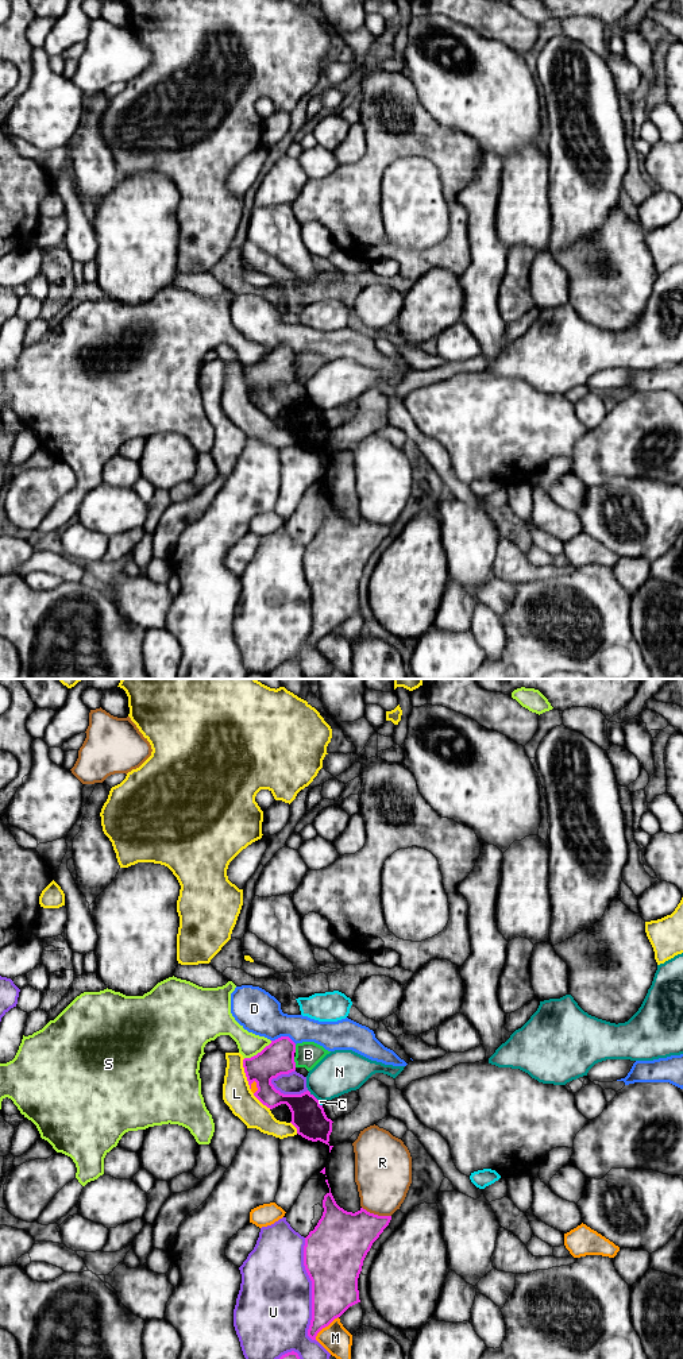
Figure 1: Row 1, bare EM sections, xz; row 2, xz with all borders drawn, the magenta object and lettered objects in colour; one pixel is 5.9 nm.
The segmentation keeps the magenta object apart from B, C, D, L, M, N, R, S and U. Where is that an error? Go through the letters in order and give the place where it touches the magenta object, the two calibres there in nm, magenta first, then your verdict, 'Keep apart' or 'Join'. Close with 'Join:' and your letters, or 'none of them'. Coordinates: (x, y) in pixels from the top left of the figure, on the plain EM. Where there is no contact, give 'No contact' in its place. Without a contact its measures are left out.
B: Touches magenta at xz (294, 371). Thickness 200 nm (magenta) against 160 nm. Keep apart
C: Touches magenta at xz (319, 413). Thickness 200 nm (magenta) against 20 nm. Keep apart
D: Touches magenta at xz (284, 346). Thickness 200 nm (magenta) against 260 nm. Keep apart
L: Touches magenta at xz (246, 383). Thickness 200 nm (magenta) against 170 nm. Keep apart
M: Touches magenta at xz (324, 636). Thickness 280 nm (magenta) against 170 nm. Keep apart
N: Touches magenta at xz (313, 405). Thickness 200 nm (magenta) against 260 nm. Keep apart
R: Touches magenta at xz (377, 524). Thickness 320 nm (magenta) against 340 nm. Keep apart
S: Touches magenta at xz (258, 362). Thickness 200 nm (magenta) against 140 nm. Keep apart
U: Touches magenta at xz (312, 599). Thickness 360 nm (magenta) against 440 nm. Keep apart
Join: none of them

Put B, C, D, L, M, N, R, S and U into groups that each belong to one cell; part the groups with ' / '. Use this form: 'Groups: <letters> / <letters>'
Groups: B R / C / D / L / M / N / S / U

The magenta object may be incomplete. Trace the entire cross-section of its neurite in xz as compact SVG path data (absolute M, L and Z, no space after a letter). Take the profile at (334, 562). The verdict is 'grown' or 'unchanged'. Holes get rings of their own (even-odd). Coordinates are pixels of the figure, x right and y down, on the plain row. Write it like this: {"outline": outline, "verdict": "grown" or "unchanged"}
{"outline": "M331 497L324 505L323 517L323 525L304 555L304 575L312 590L312 629L308 638L312 649L350 615L360 611L358 587L363 570L391 529L391 525L378 525L363 517L355 522L344 520L336 513Z", "verdict": "unchanged"}

